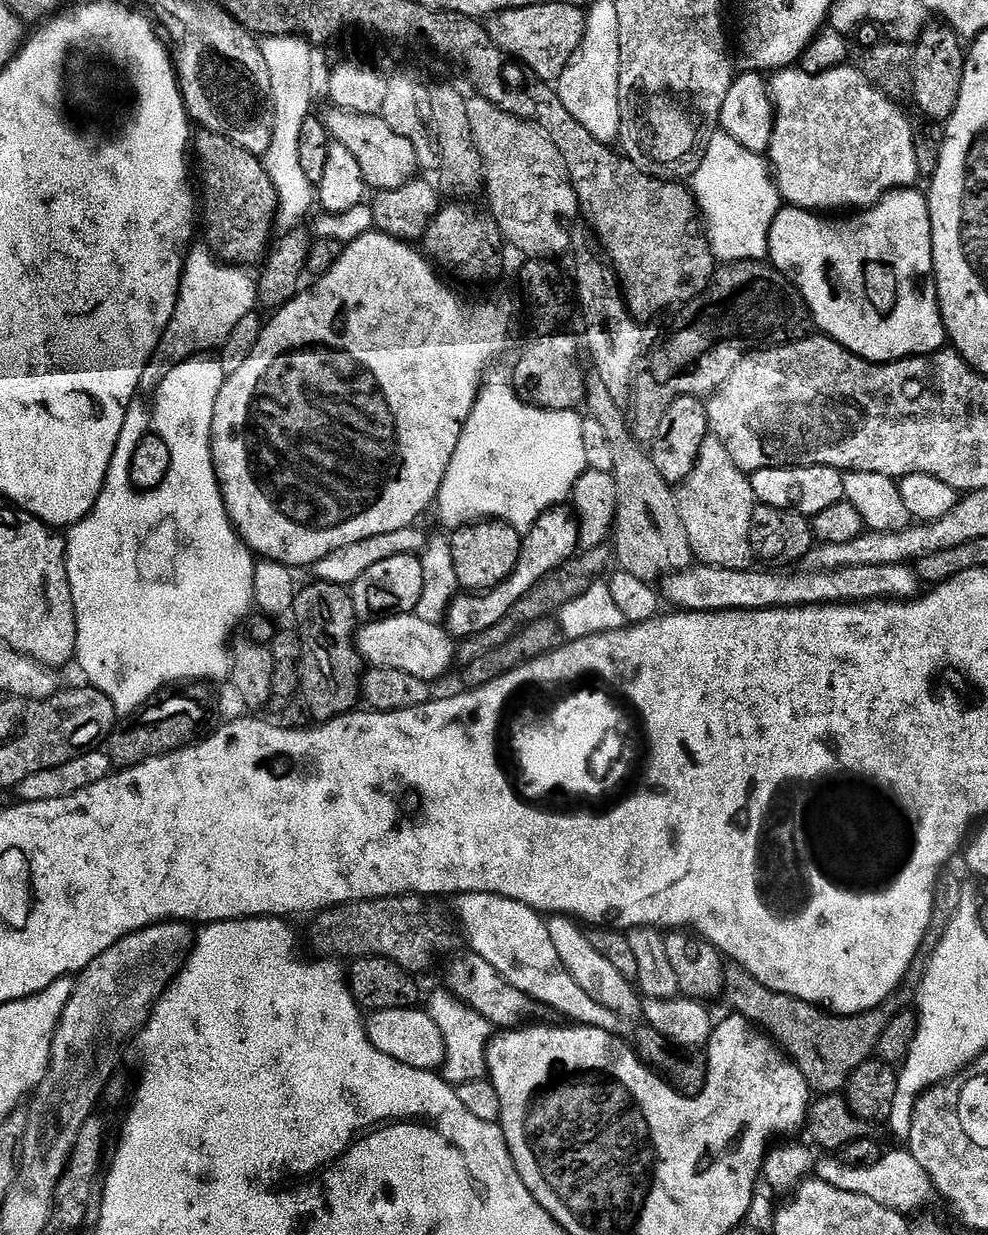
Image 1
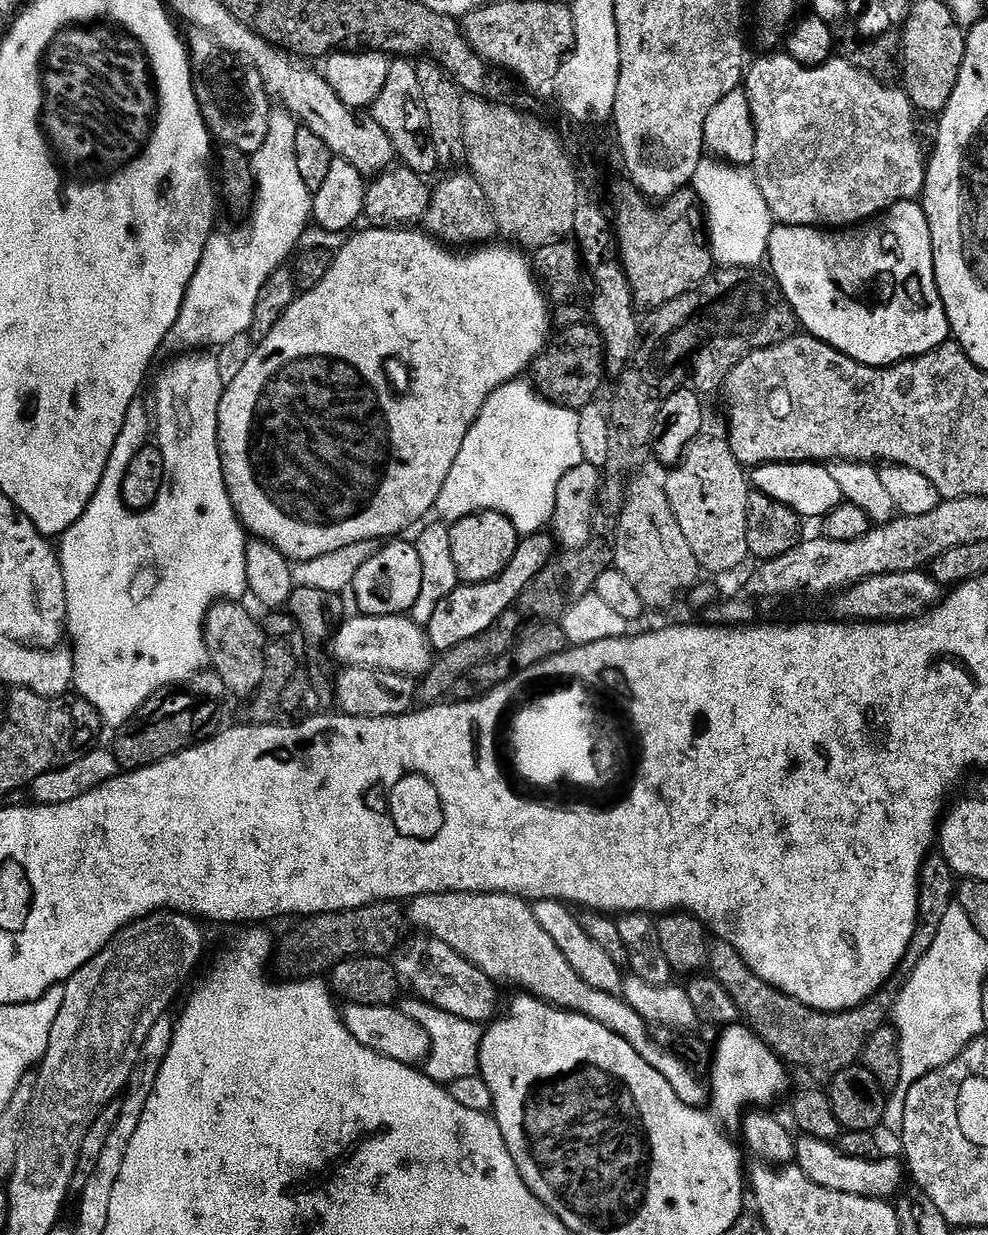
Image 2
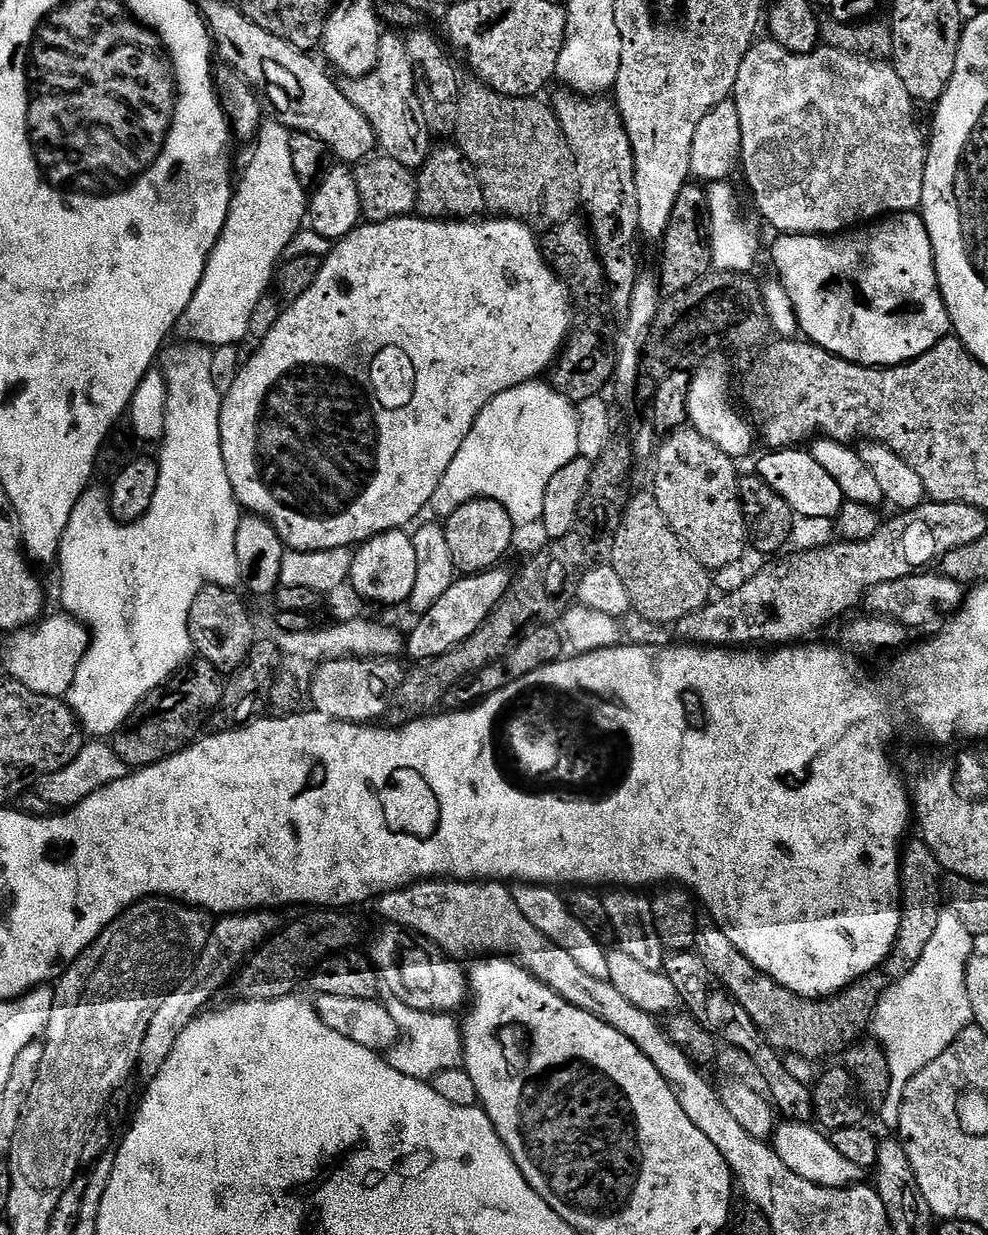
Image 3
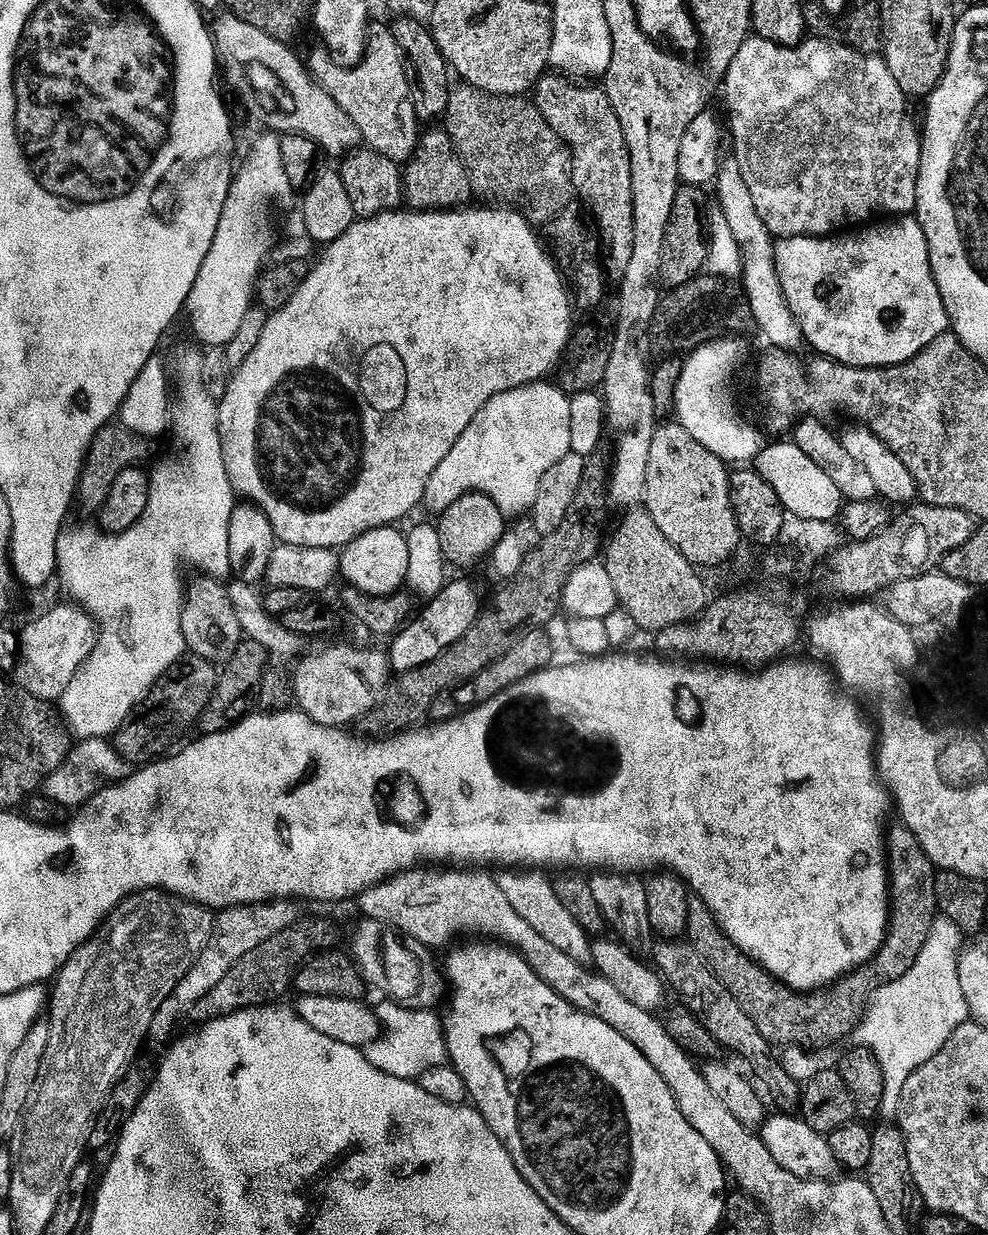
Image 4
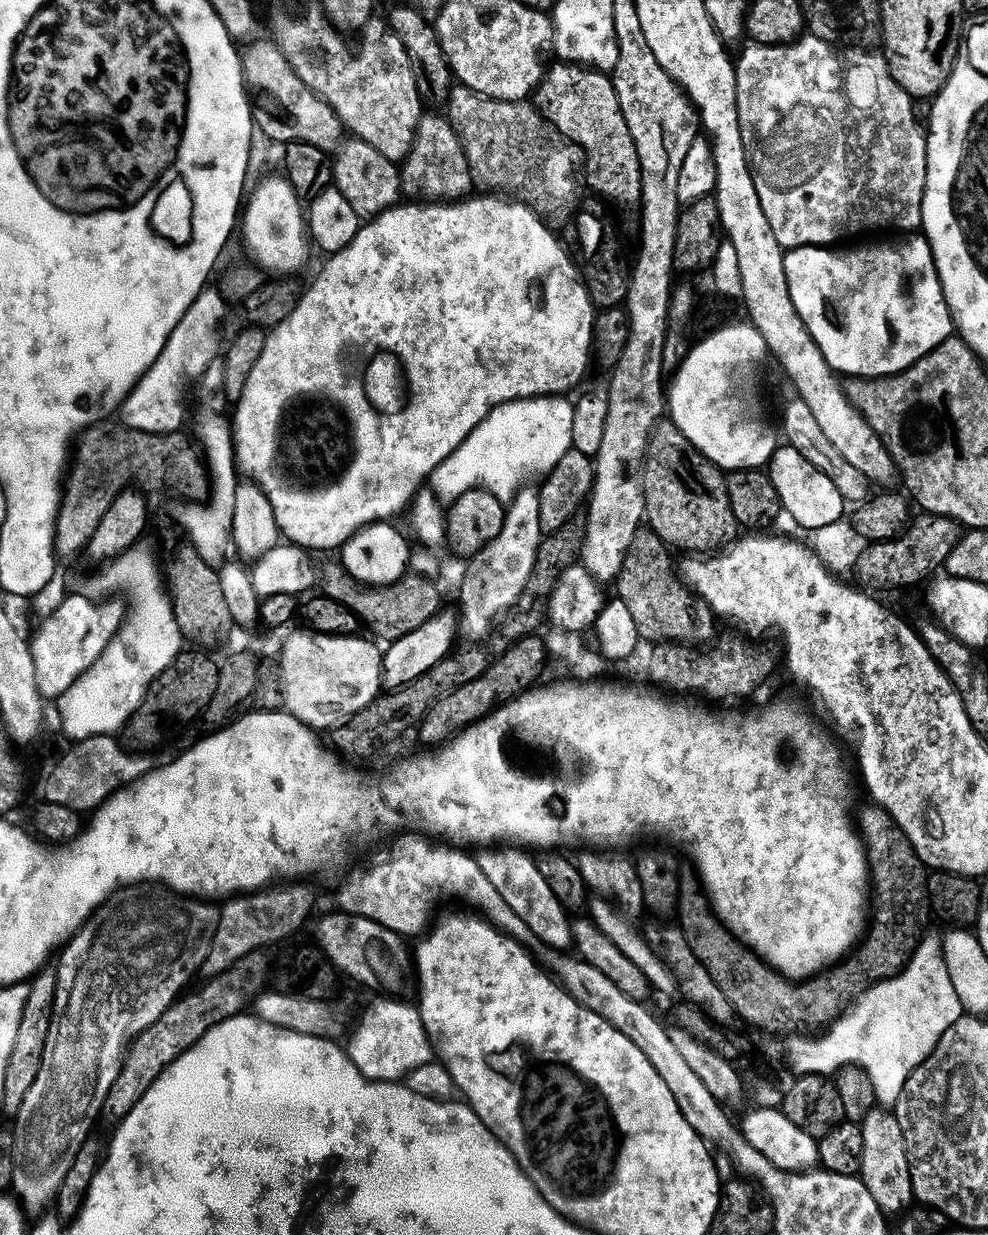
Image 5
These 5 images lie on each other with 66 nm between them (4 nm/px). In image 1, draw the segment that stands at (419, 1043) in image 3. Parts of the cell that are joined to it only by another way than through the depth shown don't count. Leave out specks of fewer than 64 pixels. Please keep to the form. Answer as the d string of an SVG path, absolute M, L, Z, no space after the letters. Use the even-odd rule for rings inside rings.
M446 988L431 994L426 1014L433 1027L442 1032L442 1041L446 1043L447 1053L440 1070L444 1080L453 1086L459 1086L485 1079L488 1073L488 1046L494 1035L489 1020L471 1005L456 999Z

